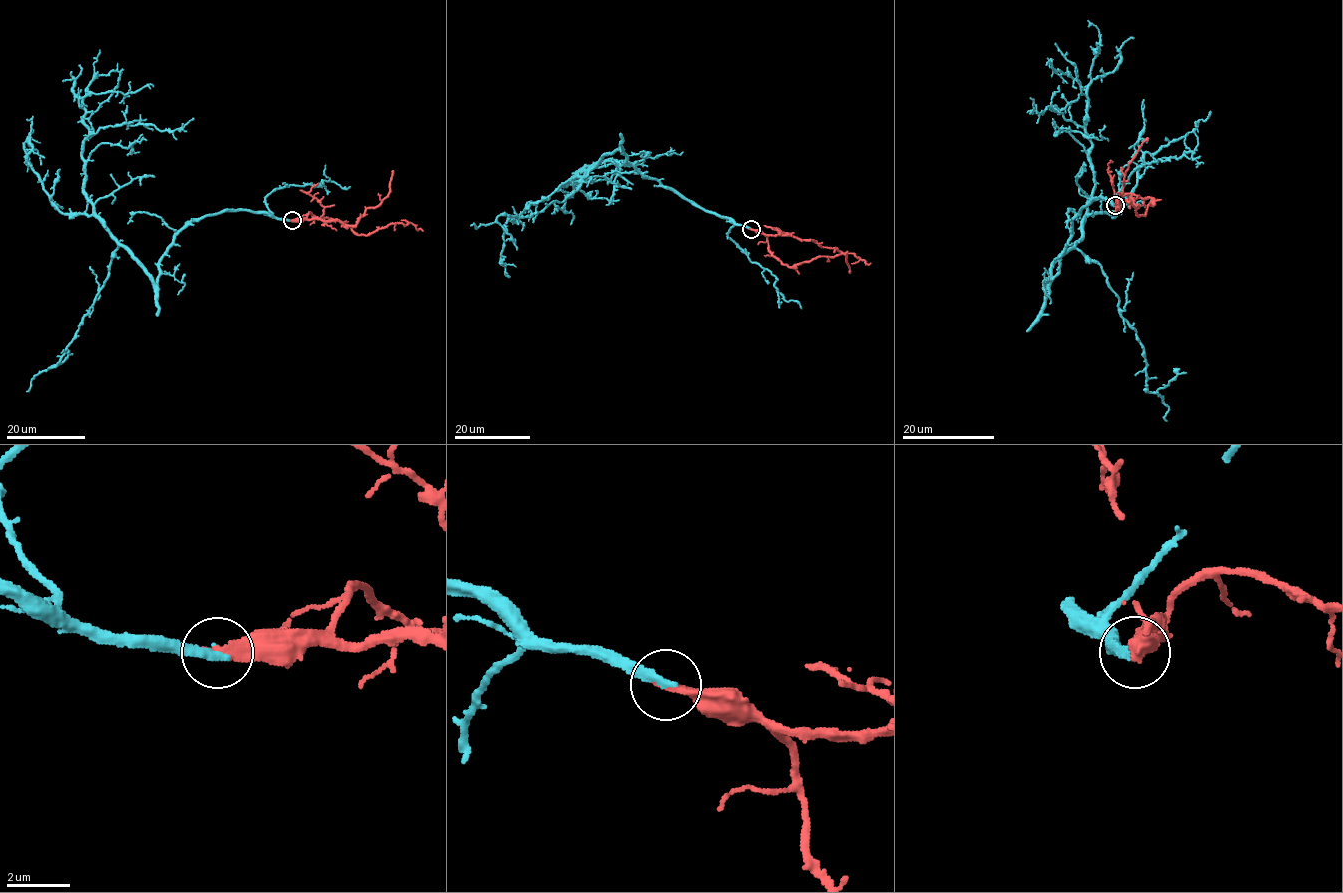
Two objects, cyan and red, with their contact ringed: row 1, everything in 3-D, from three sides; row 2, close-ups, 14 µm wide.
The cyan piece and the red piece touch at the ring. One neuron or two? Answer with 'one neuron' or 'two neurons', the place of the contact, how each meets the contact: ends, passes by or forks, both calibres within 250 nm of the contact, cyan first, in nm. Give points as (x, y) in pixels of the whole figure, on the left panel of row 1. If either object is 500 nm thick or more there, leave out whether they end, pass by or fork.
one neuron; place (292, 220); cyan ends; red ends; calibres 320 and 320 nm

